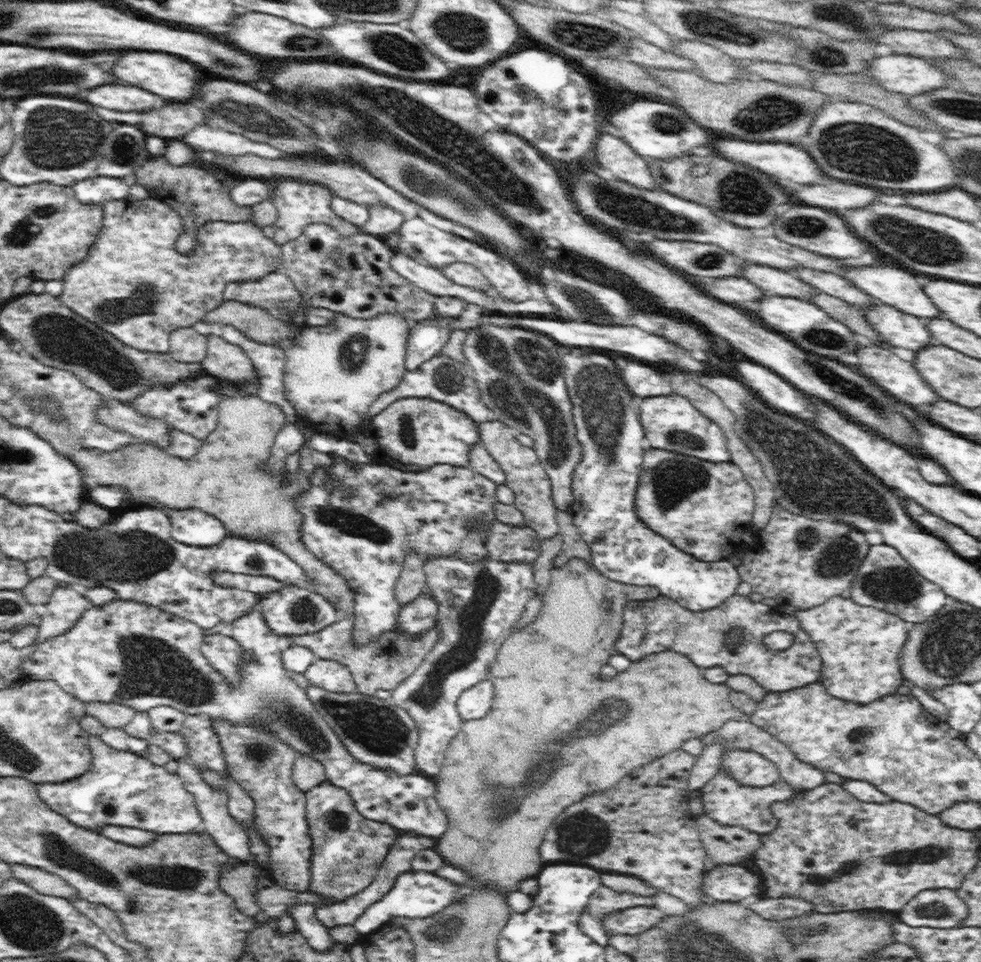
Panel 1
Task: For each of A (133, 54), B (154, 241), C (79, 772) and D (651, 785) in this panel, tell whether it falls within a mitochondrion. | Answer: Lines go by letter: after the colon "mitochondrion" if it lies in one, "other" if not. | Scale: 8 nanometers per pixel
A: other
B: other
C: other
D: other

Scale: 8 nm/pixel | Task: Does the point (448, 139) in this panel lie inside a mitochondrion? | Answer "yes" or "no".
yes

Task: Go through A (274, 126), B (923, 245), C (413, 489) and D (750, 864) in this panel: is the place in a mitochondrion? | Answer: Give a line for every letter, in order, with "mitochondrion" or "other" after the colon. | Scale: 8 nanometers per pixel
A: mitochondrion
B: mitochondrion
C: other
D: other

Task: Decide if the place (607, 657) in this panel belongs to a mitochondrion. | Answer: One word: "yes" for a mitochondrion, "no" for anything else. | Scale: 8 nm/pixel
no

